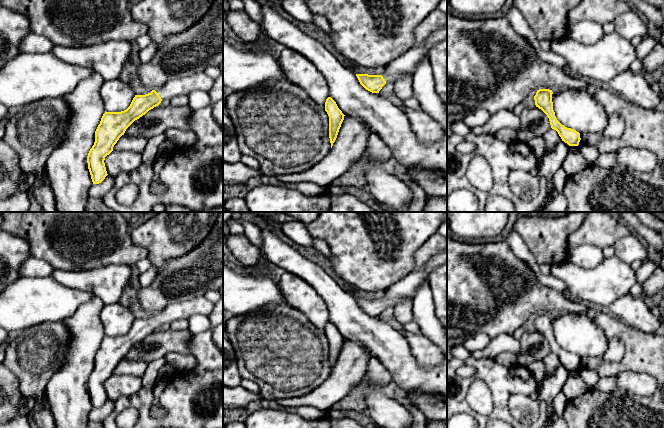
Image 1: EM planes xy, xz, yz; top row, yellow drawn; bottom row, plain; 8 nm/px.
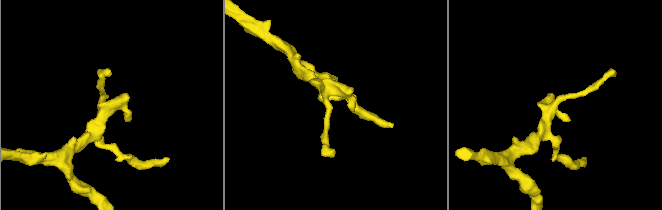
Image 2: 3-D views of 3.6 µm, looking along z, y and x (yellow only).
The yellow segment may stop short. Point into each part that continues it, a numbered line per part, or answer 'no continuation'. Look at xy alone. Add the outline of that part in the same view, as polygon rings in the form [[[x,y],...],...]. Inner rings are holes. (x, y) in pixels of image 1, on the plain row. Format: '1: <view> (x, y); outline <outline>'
1: xy (200, 305); outline [[[200,296],[186,301],[169,304],[163,310],[154,313],[163,324],[171,324],[180,319],[189,319],[190,317],[202,314],[209,316],[214,308],[206,296]]]

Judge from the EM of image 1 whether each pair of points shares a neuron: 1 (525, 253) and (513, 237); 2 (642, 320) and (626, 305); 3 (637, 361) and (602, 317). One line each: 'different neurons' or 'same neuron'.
1: same neuron
2: same neuron
3: same neuron

